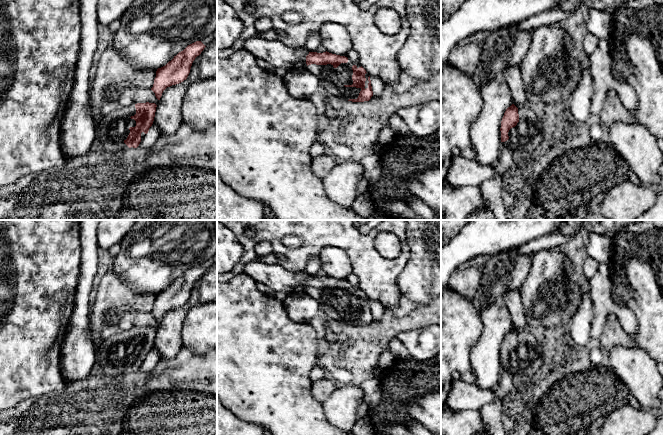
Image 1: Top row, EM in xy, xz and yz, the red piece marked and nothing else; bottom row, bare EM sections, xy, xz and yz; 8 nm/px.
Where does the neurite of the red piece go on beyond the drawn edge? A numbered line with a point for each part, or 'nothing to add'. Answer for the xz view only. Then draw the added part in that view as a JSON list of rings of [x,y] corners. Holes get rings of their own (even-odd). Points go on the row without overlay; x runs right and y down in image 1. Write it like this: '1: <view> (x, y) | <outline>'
1: xz (332, 303) | [[[348,283],[347,287],[341,287],[337,292],[333,289],[316,289],[307,290],[307,294],[314,297],[319,302],[319,309],[329,318],[346,324],[357,323],[361,312],[352,311],[353,308],[352,290],[361,291],[360,287],[353,287]]]

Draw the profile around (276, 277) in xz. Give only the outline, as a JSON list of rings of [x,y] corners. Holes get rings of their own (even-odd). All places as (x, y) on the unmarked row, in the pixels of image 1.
[[[260,260],[247,263],[243,273],[252,277],[256,282],[270,287],[275,292],[283,292],[287,295],[307,293],[306,280],[310,276],[305,271],[292,272],[280,265],[268,264]]]

